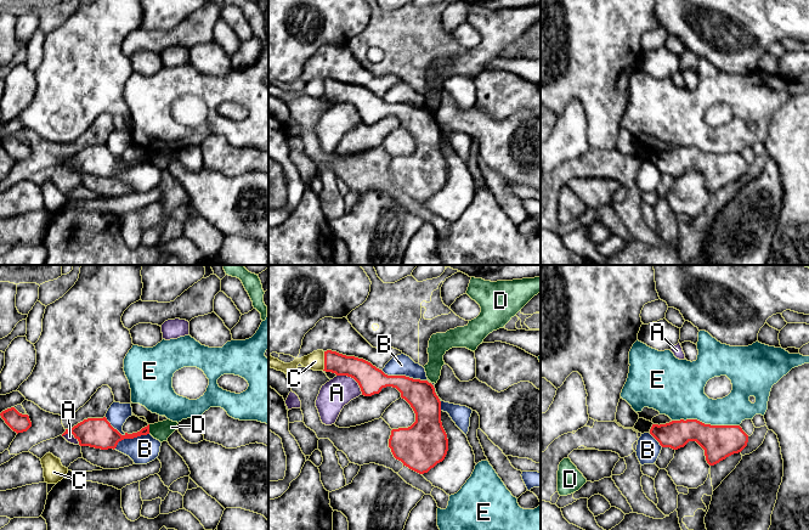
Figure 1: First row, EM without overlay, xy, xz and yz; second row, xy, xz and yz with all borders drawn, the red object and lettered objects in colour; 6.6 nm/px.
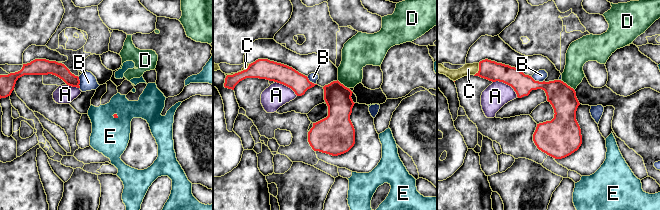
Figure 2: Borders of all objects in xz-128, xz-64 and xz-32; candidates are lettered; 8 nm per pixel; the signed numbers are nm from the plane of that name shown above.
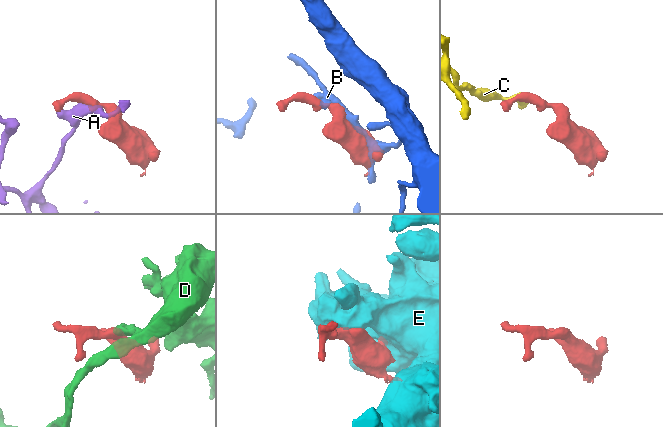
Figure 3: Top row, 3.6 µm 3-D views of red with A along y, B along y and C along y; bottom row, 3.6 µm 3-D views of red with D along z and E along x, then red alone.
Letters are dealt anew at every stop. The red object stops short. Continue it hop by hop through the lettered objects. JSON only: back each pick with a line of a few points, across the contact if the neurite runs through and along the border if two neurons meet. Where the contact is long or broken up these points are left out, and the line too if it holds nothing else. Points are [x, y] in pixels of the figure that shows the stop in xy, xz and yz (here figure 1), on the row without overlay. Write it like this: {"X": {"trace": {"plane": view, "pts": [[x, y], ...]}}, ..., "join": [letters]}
{"join": []}

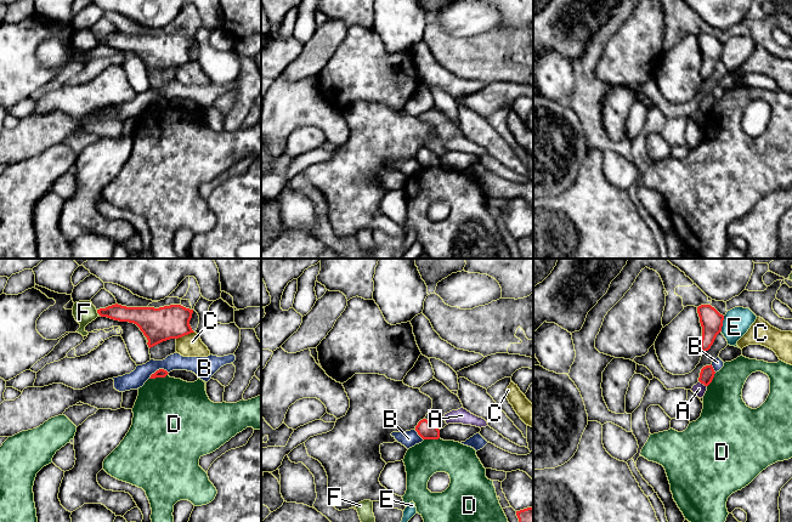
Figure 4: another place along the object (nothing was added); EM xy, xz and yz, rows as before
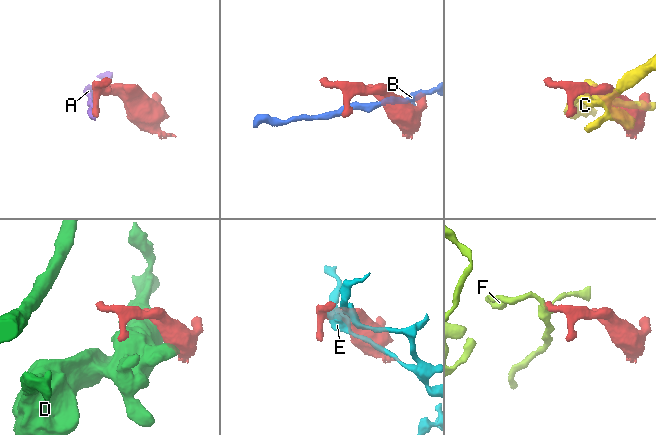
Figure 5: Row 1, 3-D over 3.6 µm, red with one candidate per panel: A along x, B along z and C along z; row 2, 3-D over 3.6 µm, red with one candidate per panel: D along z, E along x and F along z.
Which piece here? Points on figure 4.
{"join": []}

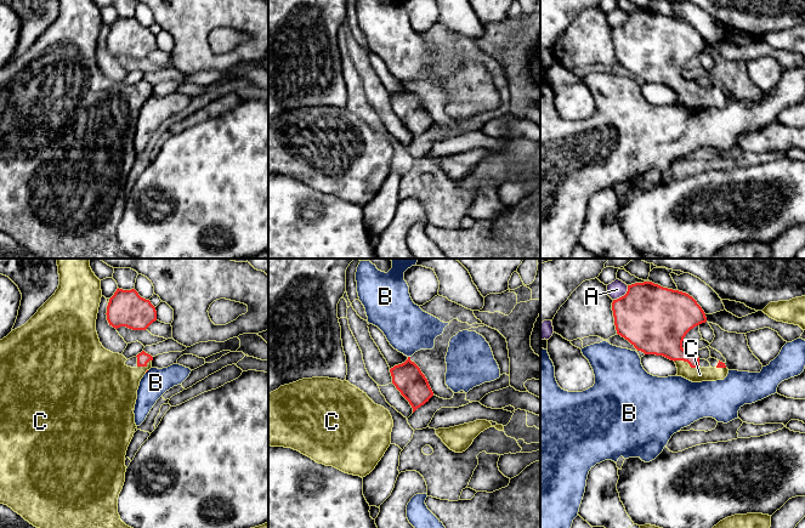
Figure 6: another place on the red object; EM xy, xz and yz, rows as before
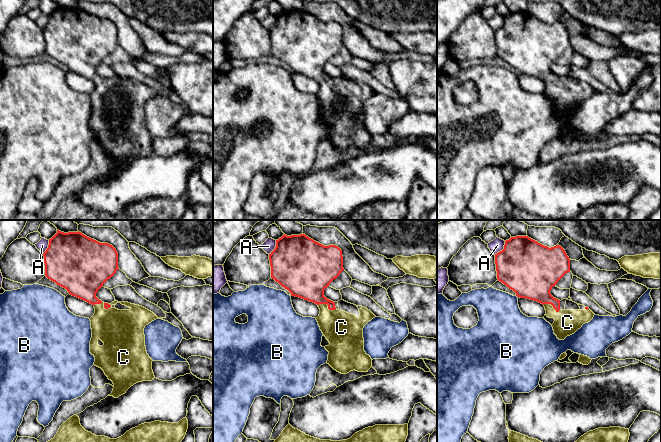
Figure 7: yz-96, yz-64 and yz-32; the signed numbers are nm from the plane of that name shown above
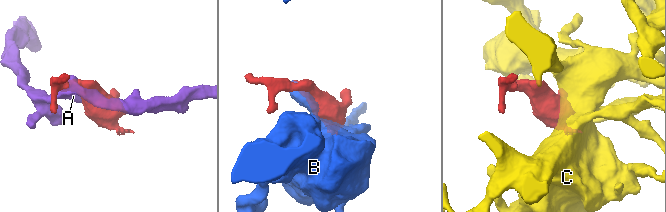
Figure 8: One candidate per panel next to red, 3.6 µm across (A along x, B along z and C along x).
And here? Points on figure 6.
{"C": {"trace": {"plane": "yz", "pts": [[662, 62], [687, 90], [699, 102]]}}, "join": ["C"]}

